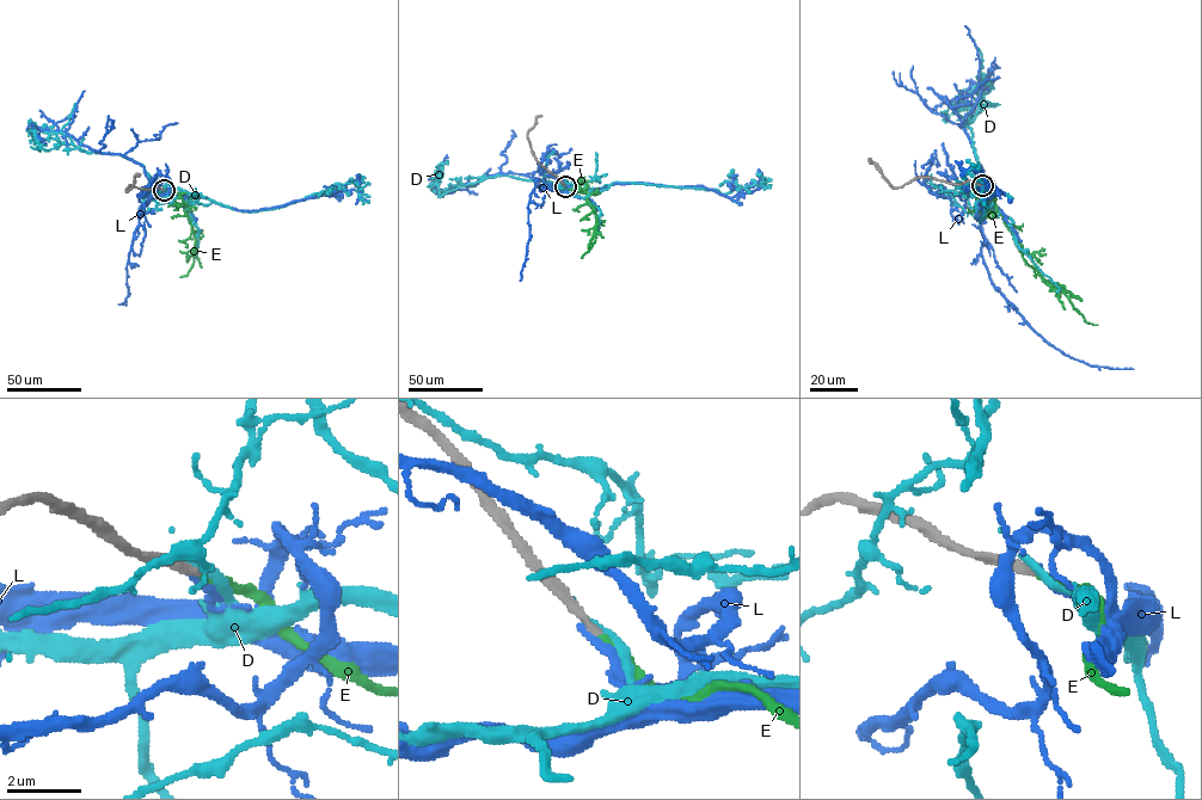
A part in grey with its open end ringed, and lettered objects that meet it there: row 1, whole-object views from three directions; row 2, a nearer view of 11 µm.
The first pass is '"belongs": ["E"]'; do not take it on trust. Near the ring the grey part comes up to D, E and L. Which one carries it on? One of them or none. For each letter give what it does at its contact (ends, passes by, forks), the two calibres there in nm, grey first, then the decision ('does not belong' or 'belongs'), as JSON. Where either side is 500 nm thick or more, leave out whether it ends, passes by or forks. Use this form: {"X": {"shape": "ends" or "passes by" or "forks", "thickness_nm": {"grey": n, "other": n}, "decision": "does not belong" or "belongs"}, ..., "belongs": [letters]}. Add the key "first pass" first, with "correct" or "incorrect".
{"first pass": "correct", "D": {"shape": "ends", "thickness_nm": {"grey": 260, "other": 260}, "decision": "does not belong"}, "E": {"shape": "ends", "thickness_nm": {"grey": 240, "other": 200}, "decision": "belongs"}, "L": {"shape": "ends", "thickness_nm": {"grey": 240, "other": 240}, "decision": "does not belong"}, "belongs": ["E"]}

